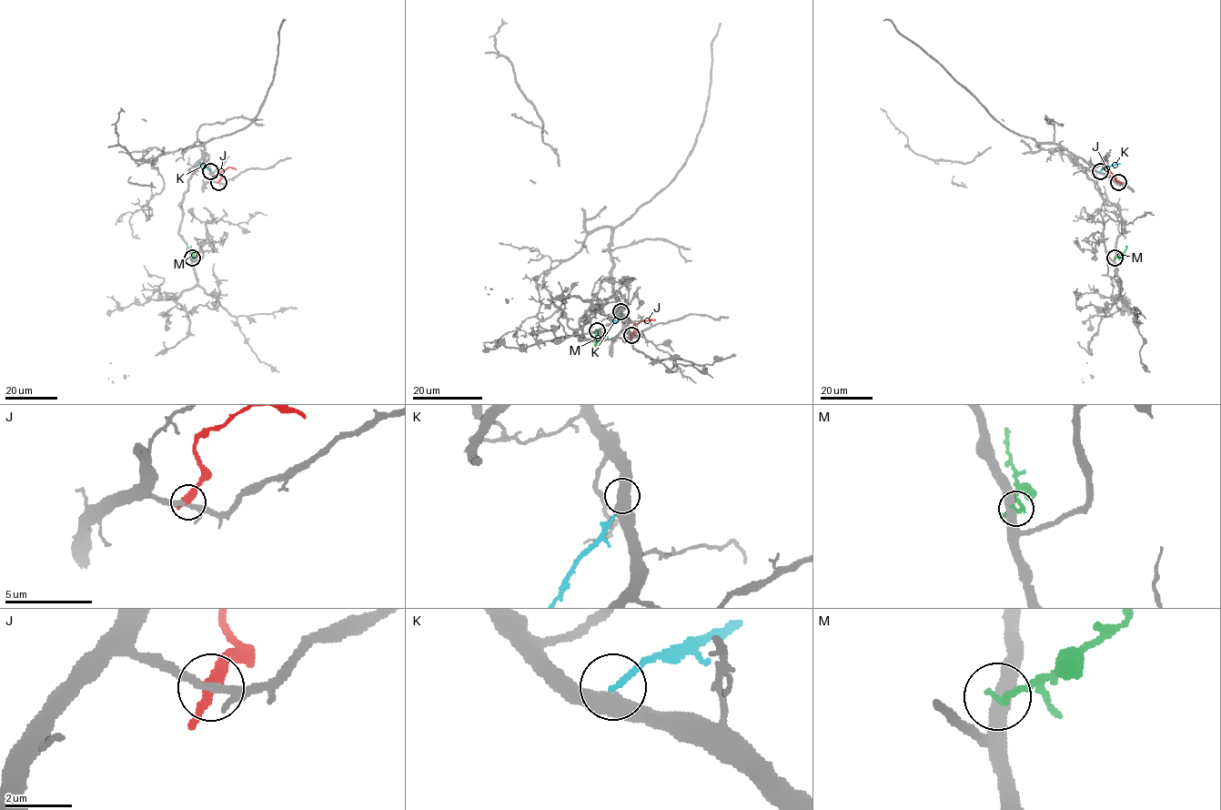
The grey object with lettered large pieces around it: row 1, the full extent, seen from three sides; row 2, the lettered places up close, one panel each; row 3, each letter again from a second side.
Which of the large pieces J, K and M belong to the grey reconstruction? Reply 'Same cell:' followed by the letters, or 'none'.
Same cell: none

